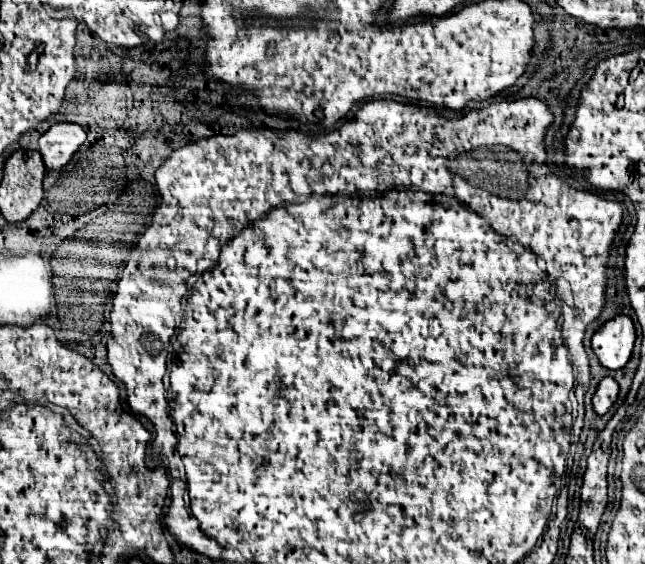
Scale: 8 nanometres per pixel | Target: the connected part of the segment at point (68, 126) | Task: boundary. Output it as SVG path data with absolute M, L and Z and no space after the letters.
M58 122L40 136L40 154L48 170L58 170L72 160L72 154L84 144L86 132L80 124Z

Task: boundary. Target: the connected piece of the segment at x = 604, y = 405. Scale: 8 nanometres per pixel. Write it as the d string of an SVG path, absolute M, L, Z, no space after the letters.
M604 376L592 396L592 406L594 406L594 412L598 416L606 414L610 410L610 406L616 402L616 396L618 396L618 384L612 376Z

